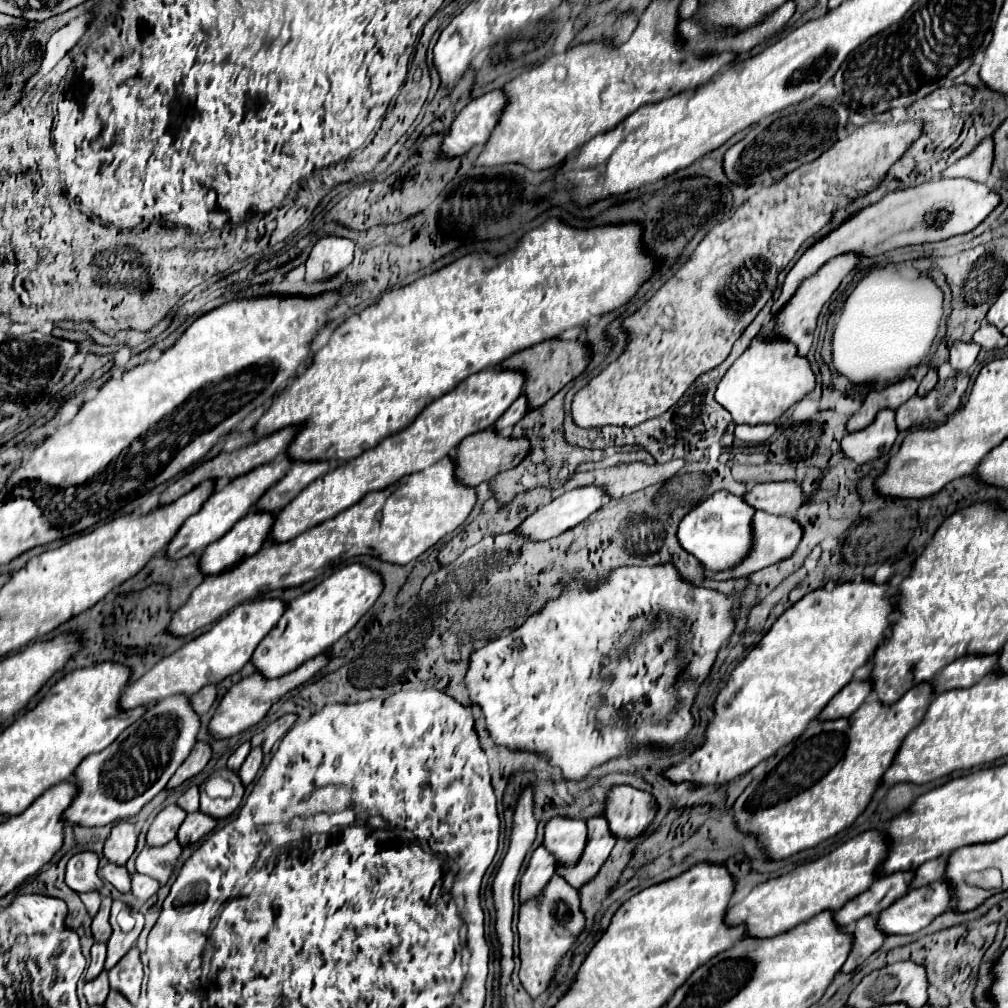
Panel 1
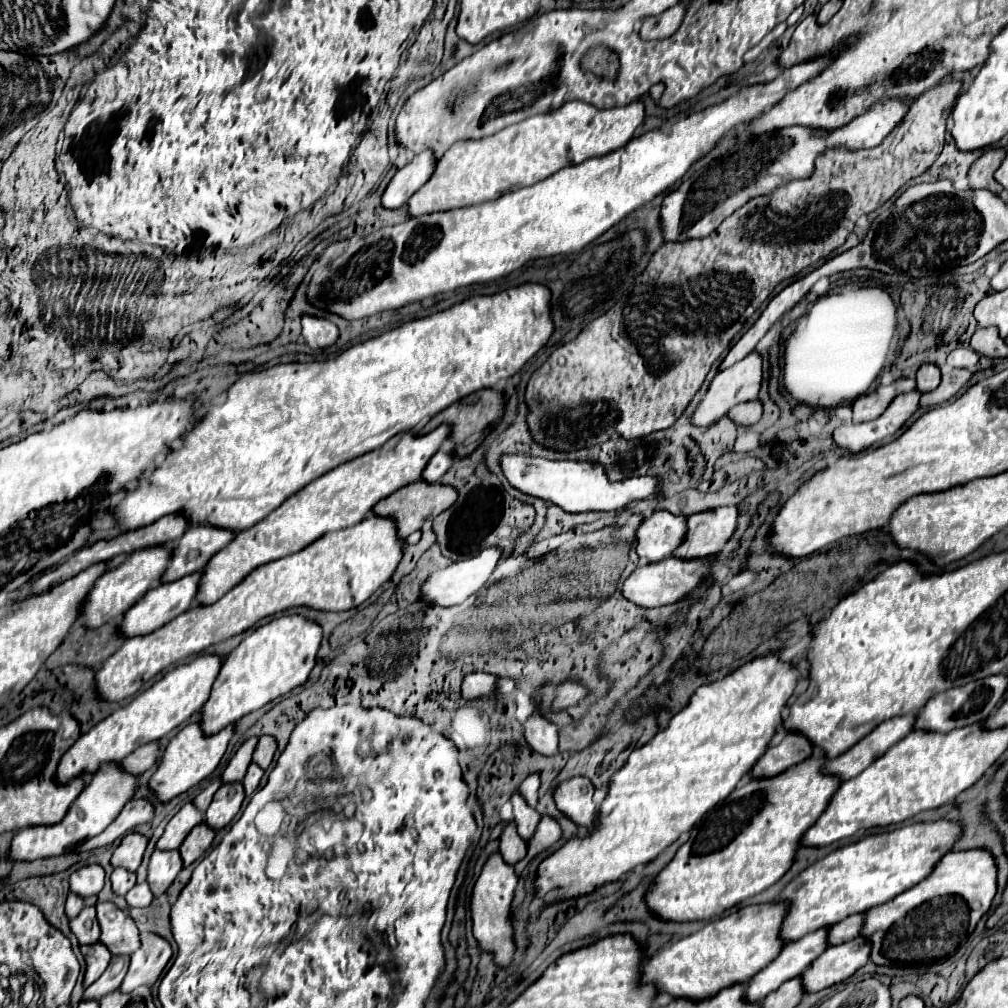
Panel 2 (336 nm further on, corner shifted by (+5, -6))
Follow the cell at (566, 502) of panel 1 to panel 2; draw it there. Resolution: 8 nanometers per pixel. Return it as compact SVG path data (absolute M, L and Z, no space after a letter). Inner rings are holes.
M495 545L495 547L489 547L487 551L479 551L479 555L473 555L471 559L461 559L459 563L451 563L443 571L435 571L425 581L425 585L421 589L421 597L427 599L431 605L443 605L443 607L451 607L451 605L463 603L467 597L477 593L489 581L489 577L493 575L501 555L503 555L503 549Z

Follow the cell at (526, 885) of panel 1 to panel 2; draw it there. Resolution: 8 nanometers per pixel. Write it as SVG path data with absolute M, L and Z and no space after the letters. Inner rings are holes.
M509 823L505 827L505 831L501 835L501 849L499 849L499 853L503 855L503 859L509 865L515 865L527 853L527 843L523 839L519 839L515 823Z

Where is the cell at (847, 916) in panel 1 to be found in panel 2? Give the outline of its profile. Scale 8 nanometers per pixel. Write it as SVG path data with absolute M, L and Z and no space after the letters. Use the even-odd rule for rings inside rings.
M827 927L805 935L795 943L787 943L779 957L771 961L747 983L747 999L761 1001L771 991L779 989L783 981L797 977L827 949Z

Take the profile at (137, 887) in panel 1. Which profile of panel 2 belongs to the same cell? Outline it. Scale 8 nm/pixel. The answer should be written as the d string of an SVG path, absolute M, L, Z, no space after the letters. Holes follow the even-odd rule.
M141 883L141 885L135 885L127 895L125 895L125 901L129 907L147 907L151 901L153 901L153 895L149 891L149 885L147 883Z

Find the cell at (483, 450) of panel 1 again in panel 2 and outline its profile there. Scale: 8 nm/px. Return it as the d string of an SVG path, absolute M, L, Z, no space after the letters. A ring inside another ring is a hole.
M419 479L395 491L379 505L373 507L379 515L393 515L397 519L399 535L407 537L413 531L421 529L425 521L435 519L441 511L455 503L457 491L455 487L447 487L443 483L427 483Z

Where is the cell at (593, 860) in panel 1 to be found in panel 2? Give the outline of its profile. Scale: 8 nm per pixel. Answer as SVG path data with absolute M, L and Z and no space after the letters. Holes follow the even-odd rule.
M543 815L541 823L539 823L539 827L537 827L537 831L535 831L535 837L527 843L529 851L527 851L525 859L521 859L521 861L515 865L515 873L521 875L523 869L531 863L531 859L533 859L535 855L539 855L541 851L553 847L561 837L563 837L563 829L561 829L559 821L555 821L555 819L549 817L549 815Z

